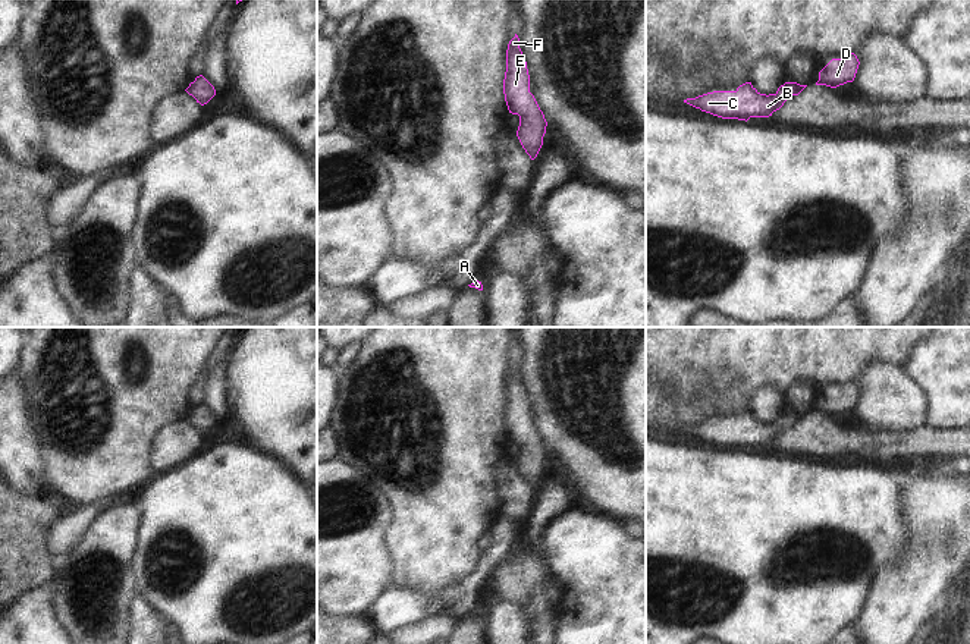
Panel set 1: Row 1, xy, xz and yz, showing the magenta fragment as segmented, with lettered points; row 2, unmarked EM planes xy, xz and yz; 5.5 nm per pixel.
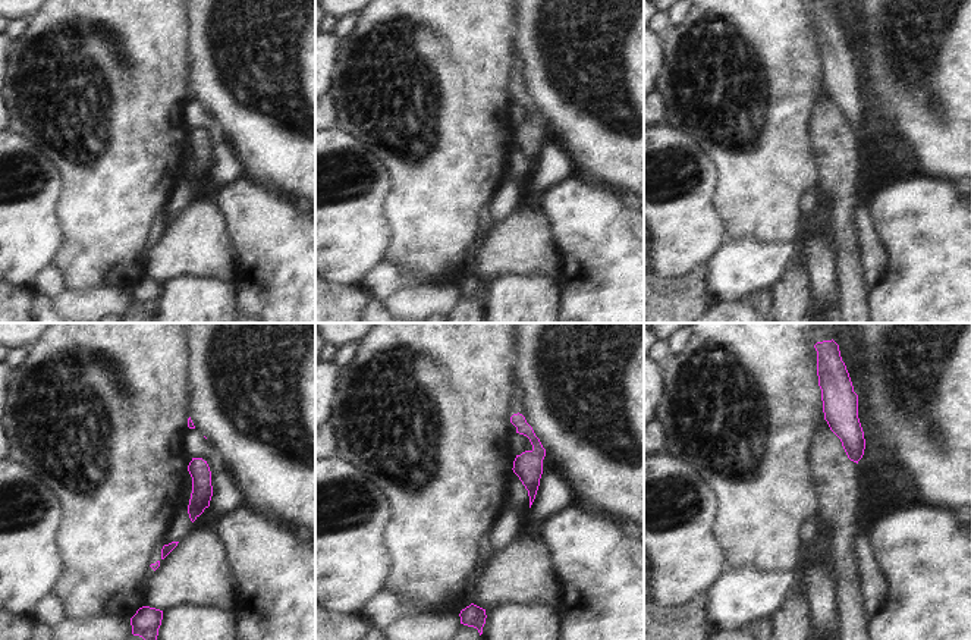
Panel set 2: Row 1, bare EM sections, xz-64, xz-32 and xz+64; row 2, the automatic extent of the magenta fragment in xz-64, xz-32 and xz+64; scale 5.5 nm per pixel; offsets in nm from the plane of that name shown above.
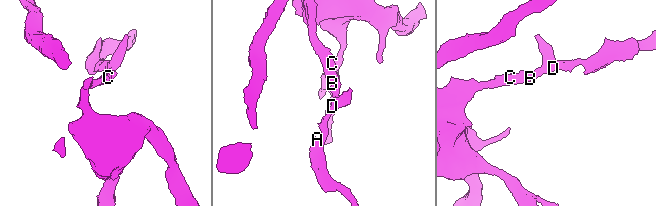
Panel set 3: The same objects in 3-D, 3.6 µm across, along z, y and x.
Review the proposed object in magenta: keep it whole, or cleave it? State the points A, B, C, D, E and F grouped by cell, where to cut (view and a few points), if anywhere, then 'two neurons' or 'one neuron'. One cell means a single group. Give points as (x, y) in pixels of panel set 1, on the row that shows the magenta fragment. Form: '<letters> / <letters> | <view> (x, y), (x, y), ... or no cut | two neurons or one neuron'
A B C D E F | no cut | one neuron

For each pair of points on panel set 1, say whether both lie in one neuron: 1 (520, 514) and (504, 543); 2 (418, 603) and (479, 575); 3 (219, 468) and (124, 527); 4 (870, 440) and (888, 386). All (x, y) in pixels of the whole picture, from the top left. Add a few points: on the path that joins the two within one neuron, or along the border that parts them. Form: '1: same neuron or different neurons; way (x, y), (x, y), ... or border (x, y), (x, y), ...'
1: different neurons; border (502, 515), (517, 524), (515, 542)
2: same neuron; way (433, 603), (454, 600), (464, 590)
3: different neurons; border (138, 503), (135, 550)
4: different neurons; border (854, 421), (885, 433), (909, 430)

